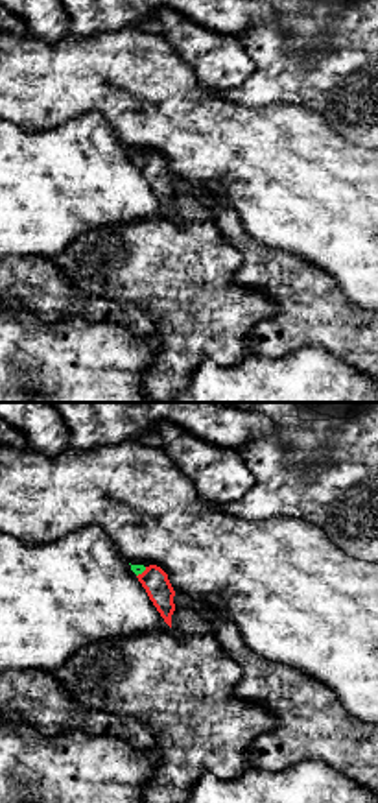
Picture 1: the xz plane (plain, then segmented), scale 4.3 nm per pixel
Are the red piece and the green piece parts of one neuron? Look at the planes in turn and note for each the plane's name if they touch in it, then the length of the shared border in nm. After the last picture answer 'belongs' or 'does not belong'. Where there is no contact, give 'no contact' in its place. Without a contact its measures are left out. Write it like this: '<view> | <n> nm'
xz | 60 nm

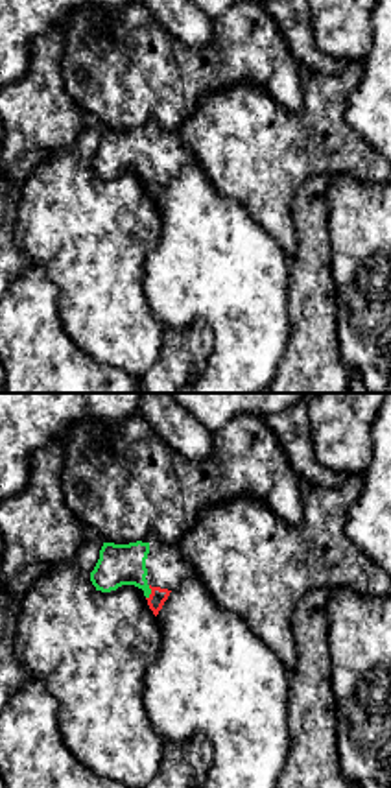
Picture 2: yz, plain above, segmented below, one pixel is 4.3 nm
yz | 70 nm

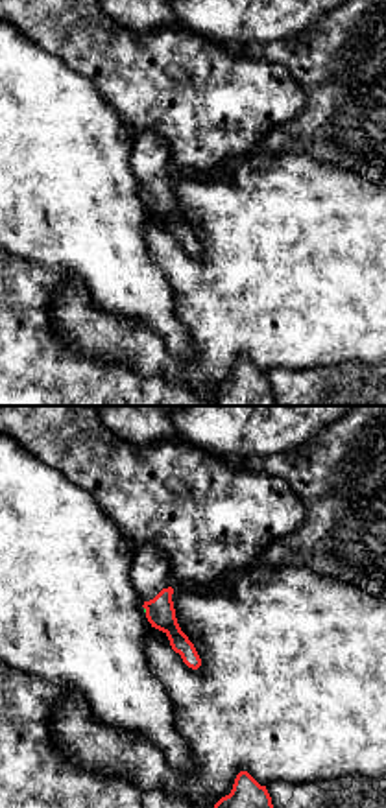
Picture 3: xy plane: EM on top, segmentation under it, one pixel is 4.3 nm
xy | 30 nm

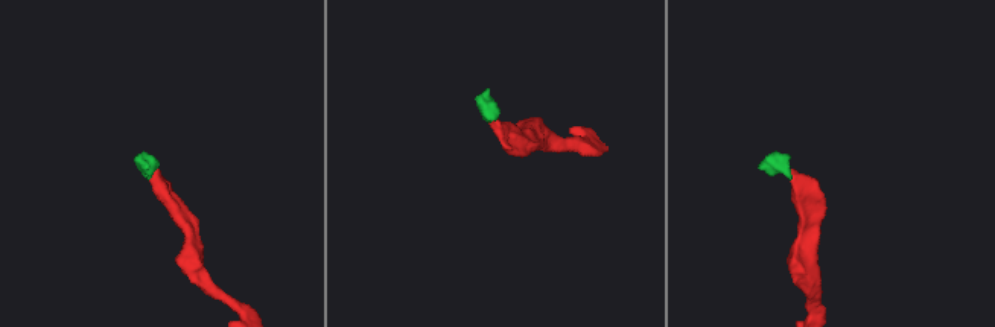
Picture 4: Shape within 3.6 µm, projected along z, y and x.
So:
belongs

